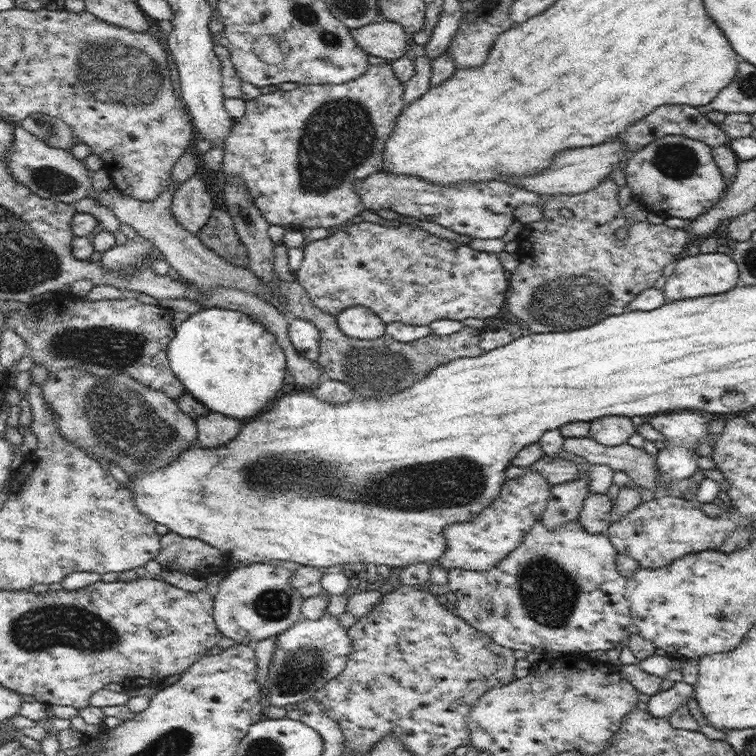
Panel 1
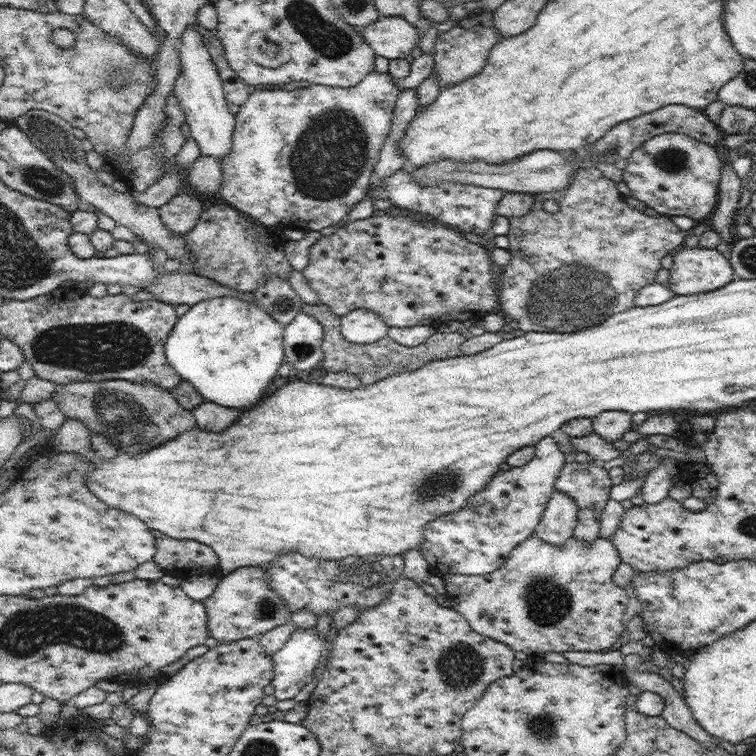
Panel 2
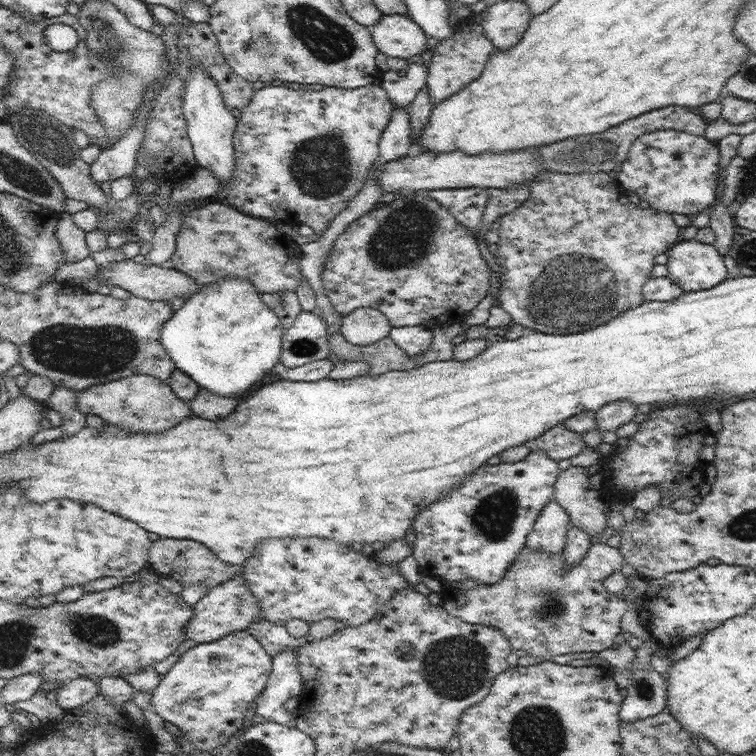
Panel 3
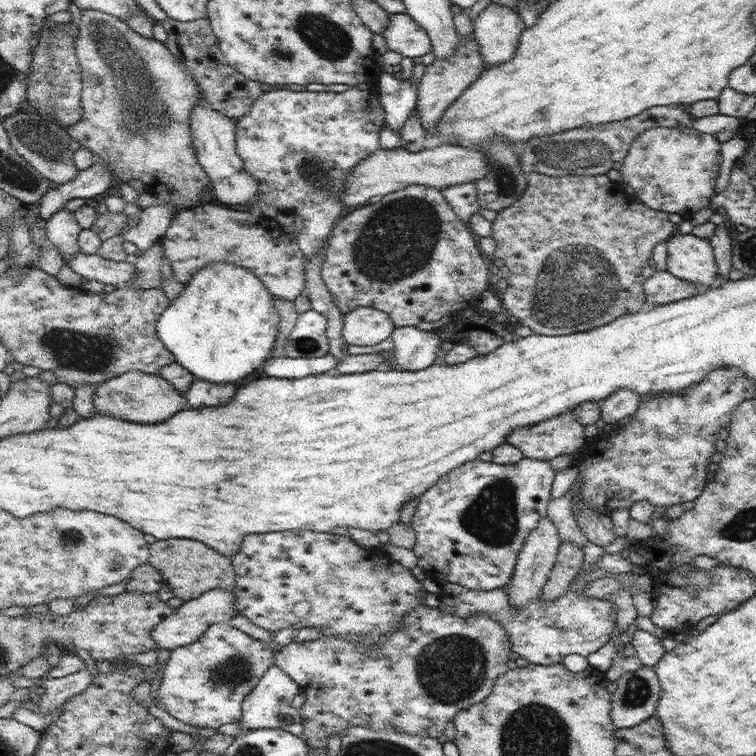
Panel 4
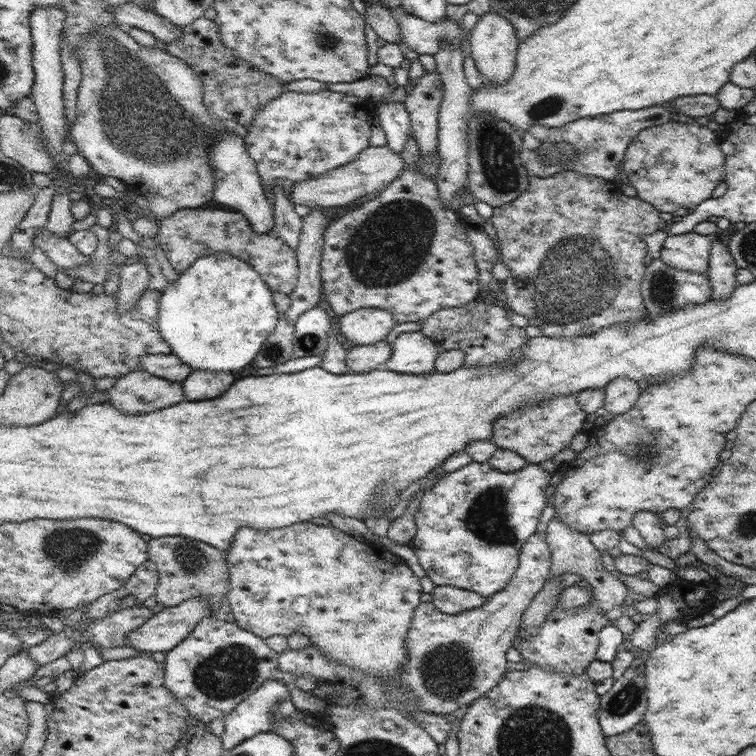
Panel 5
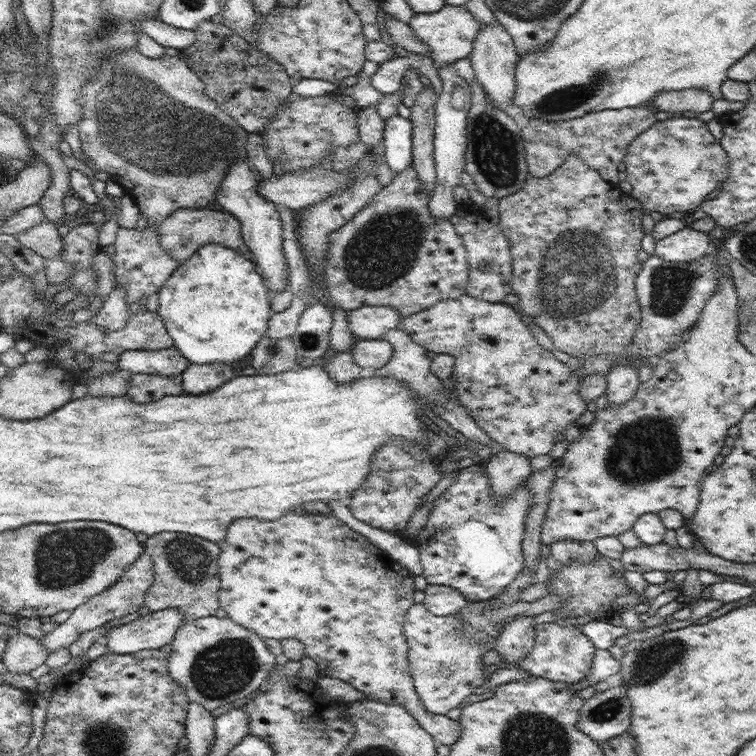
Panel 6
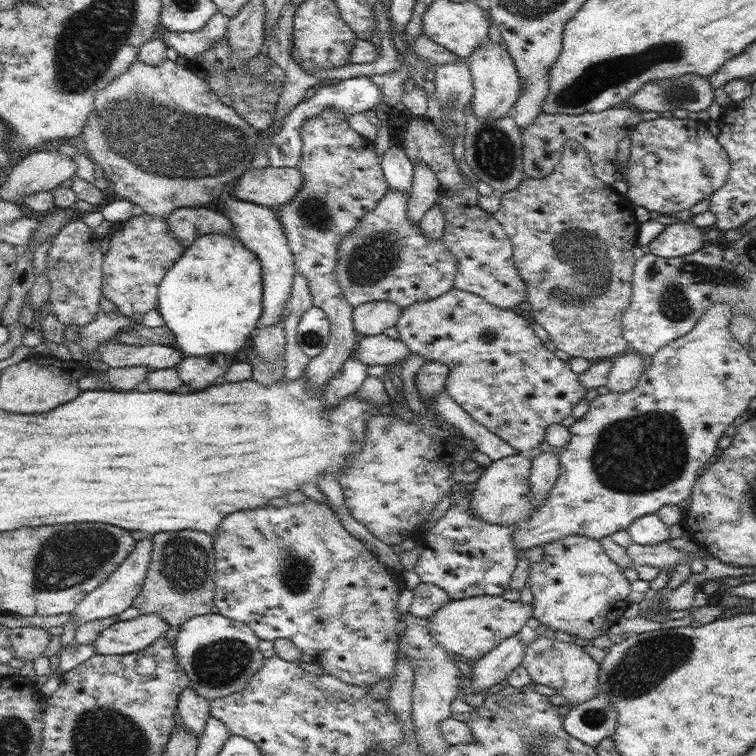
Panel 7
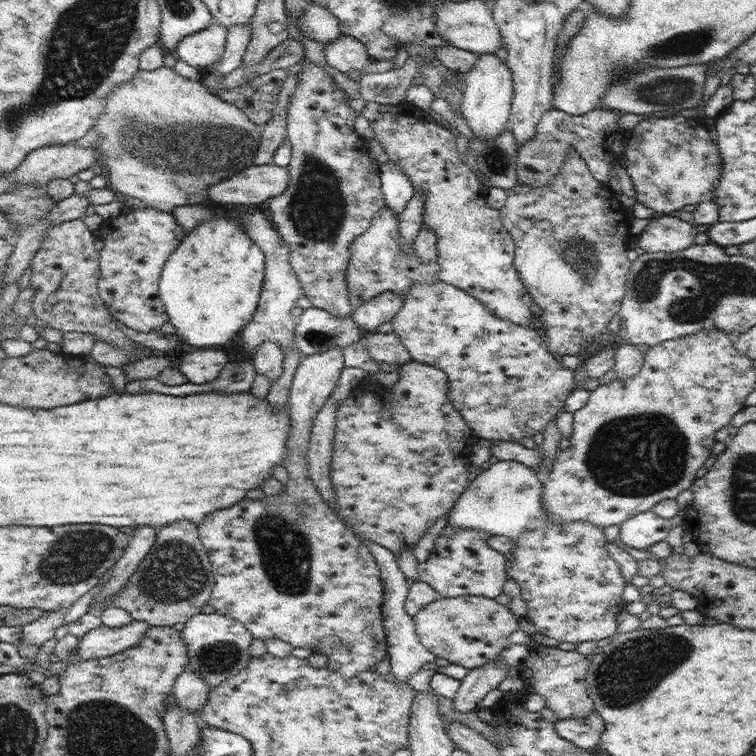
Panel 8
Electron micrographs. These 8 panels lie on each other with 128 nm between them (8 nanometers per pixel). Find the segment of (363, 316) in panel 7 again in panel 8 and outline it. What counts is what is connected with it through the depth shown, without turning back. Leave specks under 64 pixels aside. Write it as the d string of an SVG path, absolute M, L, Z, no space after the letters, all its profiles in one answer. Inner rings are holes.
M389 291L359 306L351 317L366 333L375 332L381 324L391 322L402 305L402 297Z

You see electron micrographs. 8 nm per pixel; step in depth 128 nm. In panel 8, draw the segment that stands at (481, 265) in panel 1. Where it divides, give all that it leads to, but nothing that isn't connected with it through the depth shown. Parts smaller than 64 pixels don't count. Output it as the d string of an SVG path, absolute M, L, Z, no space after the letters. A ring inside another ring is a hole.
M386 206L379 210L379 214L371 220L370 226L362 233L357 236L353 243L350 245L350 260L347 264L346 269L346 282L347 282L347 292L349 293L349 300L354 310L356 310L362 304L368 302L376 296L381 296L382 294L391 291L400 295L404 300L406 295L408 295L409 288L415 283L420 284L433 284L438 283L439 276L437 275L440 270L440 265L436 261L430 261L429 263L421 263L419 256L415 253L413 246L409 248L409 251L403 251L400 242L399 235L399 220L395 215L395 212Z

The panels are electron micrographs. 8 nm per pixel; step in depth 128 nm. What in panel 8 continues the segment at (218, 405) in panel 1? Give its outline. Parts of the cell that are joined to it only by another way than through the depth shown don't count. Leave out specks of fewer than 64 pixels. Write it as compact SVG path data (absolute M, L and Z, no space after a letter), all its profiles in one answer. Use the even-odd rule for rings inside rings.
M218 217L199 224L176 247L163 266L159 296L165 306L168 322L176 329L179 340L196 349L210 349L228 344L252 320L260 299L265 273L265 256L248 233L230 217Z

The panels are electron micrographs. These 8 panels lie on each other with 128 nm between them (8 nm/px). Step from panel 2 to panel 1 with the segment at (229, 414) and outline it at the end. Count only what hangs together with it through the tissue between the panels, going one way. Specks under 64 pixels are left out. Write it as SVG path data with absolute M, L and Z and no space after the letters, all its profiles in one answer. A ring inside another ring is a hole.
M210 411L206 416L199 416L197 422L197 440L200 446L222 446L228 440L236 438L240 432L240 422L234 418L228 418L224 414Z

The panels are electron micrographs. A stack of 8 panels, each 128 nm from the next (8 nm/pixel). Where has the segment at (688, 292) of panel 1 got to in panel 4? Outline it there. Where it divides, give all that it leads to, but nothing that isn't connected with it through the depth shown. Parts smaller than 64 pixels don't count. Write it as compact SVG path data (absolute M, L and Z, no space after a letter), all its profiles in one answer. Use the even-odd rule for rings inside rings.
M677 232L666 244L668 271L701 289L712 287L718 269L709 239Z

